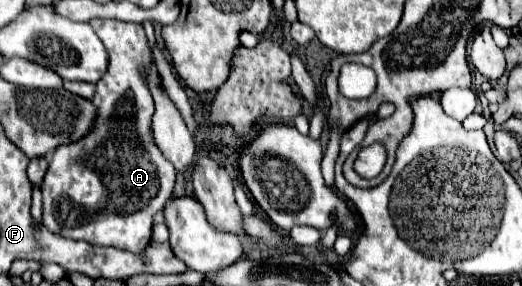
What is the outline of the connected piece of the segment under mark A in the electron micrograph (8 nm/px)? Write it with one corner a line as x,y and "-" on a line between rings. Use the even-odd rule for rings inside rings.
91,19
89,25
109,51
109,69
107,75
97,83
97,93
93,97
97,113
91,131
79,141
59,145
49,161
49,169
41,185
43,225
51,233
59,233
69,239
81,239
91,245
117,247
141,255
151,243
153,215
165,207
175,187
175,167
165,159
153,139
153,99
143,79
139,79
139,67
151,59
151,51
143,25
139,23
127,23
119,19

